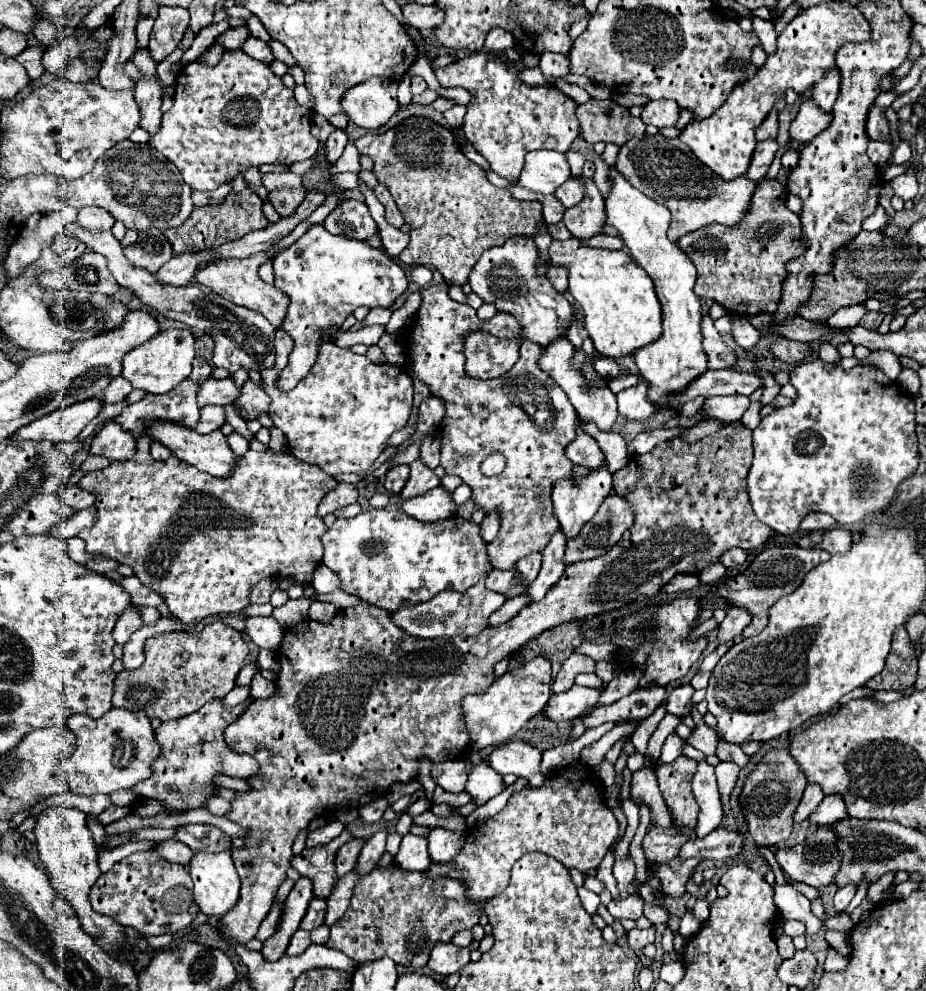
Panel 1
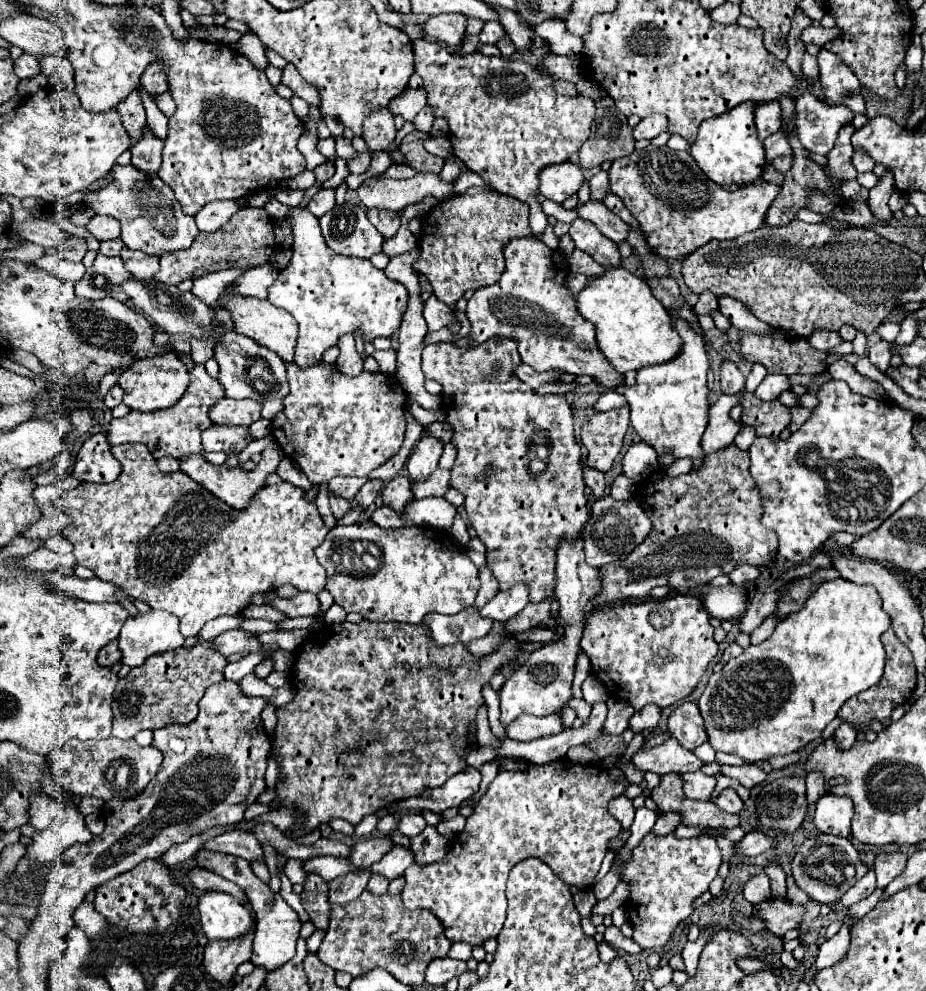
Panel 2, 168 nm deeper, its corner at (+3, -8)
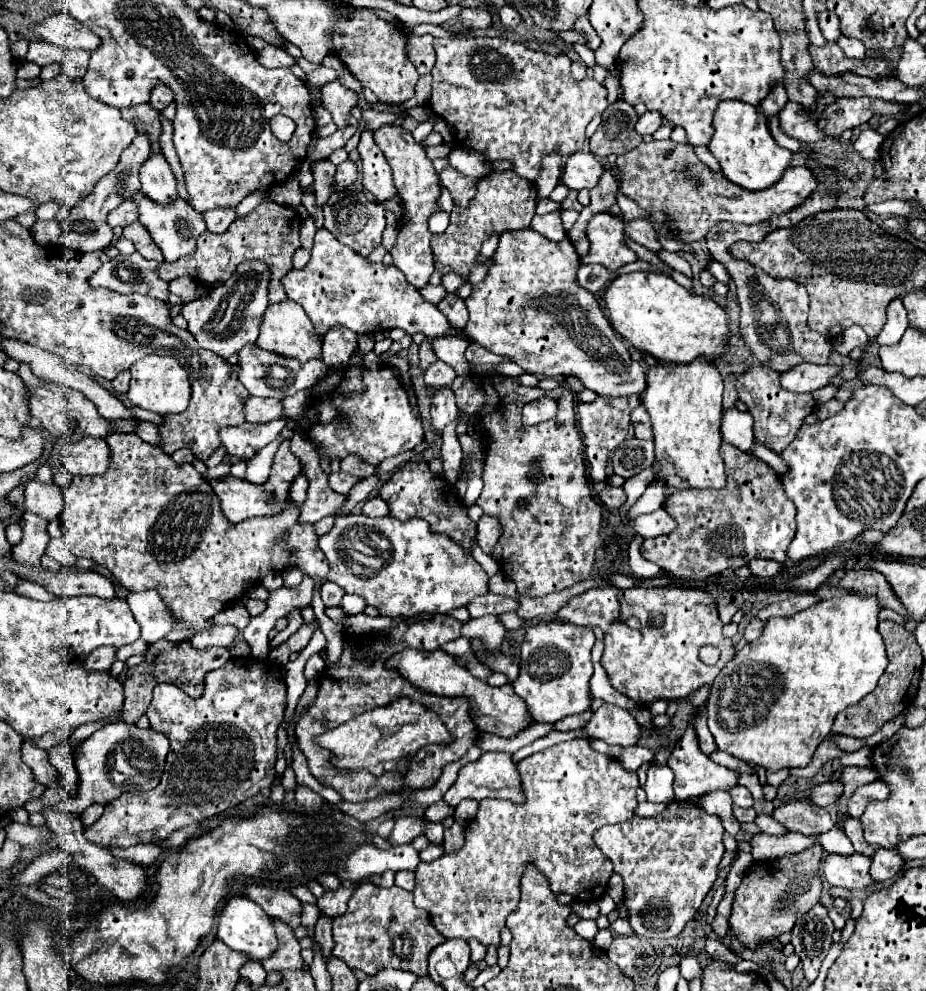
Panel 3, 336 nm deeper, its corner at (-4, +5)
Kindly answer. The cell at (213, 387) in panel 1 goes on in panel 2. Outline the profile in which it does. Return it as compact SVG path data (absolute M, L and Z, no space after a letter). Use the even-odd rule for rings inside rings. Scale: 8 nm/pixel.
M220 399L216 405L210 407L210 419L214 423L224 425L252 425L256 419L260 419L262 403L254 399Z

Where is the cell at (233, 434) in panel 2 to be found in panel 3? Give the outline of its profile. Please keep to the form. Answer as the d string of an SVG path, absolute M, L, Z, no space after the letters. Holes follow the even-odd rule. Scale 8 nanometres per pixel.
M275 420L271 424L241 424L235 428L225 428L221 434L223 446L227 454L241 458L241 460L251 460L261 448L265 448L285 426L285 420Z

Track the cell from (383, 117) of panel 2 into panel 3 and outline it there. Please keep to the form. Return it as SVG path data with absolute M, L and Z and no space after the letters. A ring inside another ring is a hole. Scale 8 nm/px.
M381 126L377 132L373 132L373 136L375 136L375 144L381 148L385 160L389 162L389 166L393 170L393 182L395 182L397 194L405 204L399 236L391 250L391 256L393 256L395 266L405 274L405 278L415 288L423 288L423 284L429 282L429 276L435 270L435 260L433 260L433 252L429 246L431 232L427 228L427 222L429 222L431 214L441 210L437 204L437 200L441 196L439 176L433 168L433 162L427 158L425 148L413 140L411 132L403 130L401 126Z

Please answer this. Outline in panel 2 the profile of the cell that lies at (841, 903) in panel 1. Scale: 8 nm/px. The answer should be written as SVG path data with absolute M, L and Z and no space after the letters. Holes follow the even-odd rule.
M868 871L860 881L856 881L840 899L840 903L850 909L852 905L860 903L862 899L866 899L872 891L876 889L876 877L874 877L874 871Z

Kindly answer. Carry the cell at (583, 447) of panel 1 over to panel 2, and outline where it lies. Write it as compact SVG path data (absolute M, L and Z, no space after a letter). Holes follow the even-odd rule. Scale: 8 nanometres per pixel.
M582 463L582 471L584 471L584 481L586 481L586 485L594 491L594 497L596 497L596 499L602 497L604 485L606 485L604 473L600 473L598 469L594 469L594 467L586 465L586 463Z

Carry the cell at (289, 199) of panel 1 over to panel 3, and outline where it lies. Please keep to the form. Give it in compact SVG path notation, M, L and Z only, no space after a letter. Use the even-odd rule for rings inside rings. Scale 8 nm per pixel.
M325 228L315 234L309 264L303 270L291 270L283 278L283 286L287 296L305 310L321 336L325 336L327 328L343 324L357 334L377 334L381 330L401 328L411 336L421 332L427 338L465 338L465 332L453 328L435 304L427 304L419 296L417 288L407 282L399 268L369 264L367 258L355 256L351 248L339 244L339 240L335 240Z

